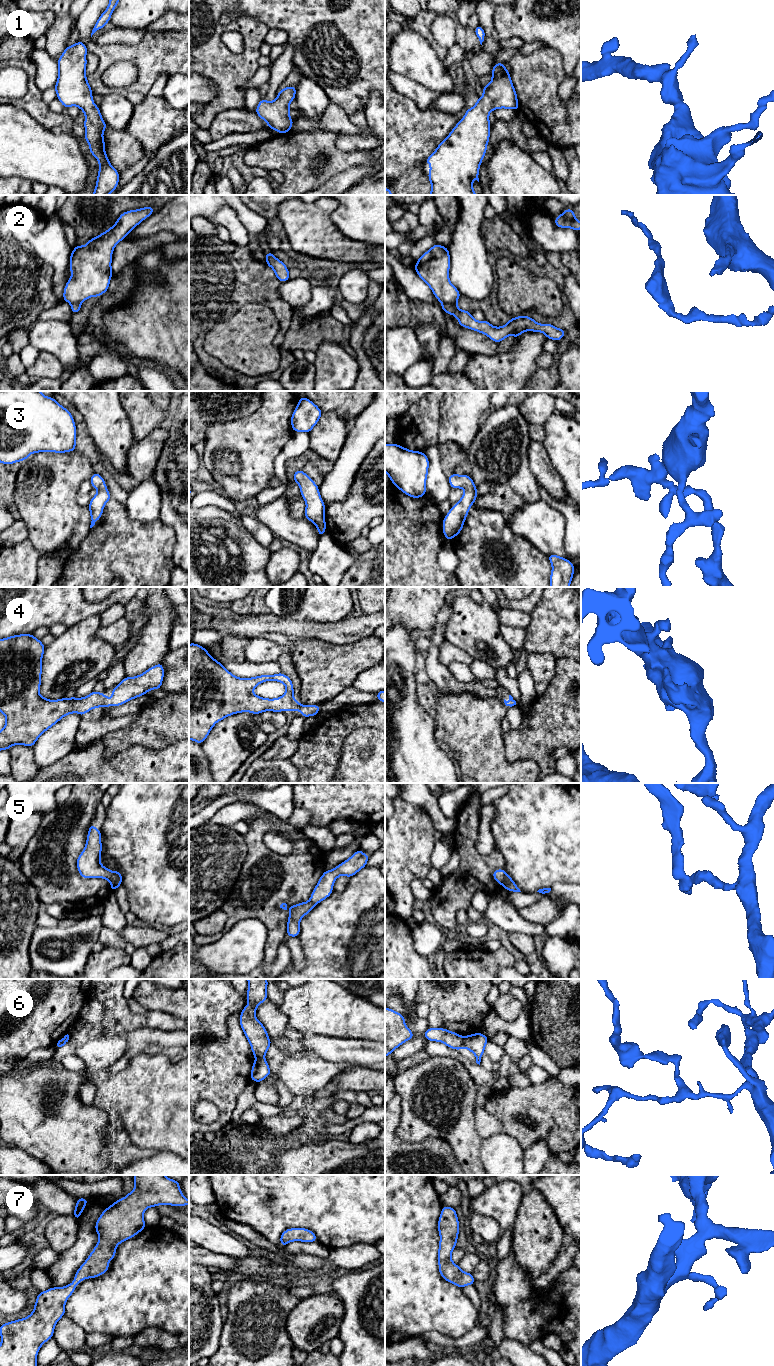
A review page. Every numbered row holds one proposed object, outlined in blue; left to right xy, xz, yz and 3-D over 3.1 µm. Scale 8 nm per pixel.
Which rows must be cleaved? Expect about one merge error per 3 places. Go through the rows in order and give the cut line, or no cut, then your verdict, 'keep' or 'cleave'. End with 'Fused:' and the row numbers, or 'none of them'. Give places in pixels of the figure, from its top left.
1: cut none; keep
2: cut yz (443, 302), (455, 303); cleave
3: cut none; keep
4: cut none; keep
5: cut xy (114, 872), (120, 884); cleave
6: cut yz (464, 1037), (463, 1045); cleave
7: cut none; keep
Fused: 2, 5, 6

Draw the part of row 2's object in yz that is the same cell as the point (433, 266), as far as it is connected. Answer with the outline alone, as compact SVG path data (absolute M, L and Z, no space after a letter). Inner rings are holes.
M434 244L421 255L414 269L419 277L430 287L441 303L456 303L461 296L449 280L450 255L447 247Z

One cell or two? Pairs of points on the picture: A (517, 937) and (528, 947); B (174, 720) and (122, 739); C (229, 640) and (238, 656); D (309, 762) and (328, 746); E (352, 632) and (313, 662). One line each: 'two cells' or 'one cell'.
A: one cell
B: one cell
C: one cell
D: one cell
E: two cells

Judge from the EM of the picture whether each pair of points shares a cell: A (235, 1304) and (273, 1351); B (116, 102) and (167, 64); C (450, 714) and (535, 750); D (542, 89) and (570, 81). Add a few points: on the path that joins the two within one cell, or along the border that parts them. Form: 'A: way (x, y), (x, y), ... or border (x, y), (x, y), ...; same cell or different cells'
A: way (247, 1316), (255, 1324), (255, 1333), (261, 1339); same cell
B: border (116, 90), (125, 96); different cells
C: border (502, 733), (505, 756), (508, 760); different cells
D: border (566, 75), (558, 90), (558, 96), (563, 102); different cells

